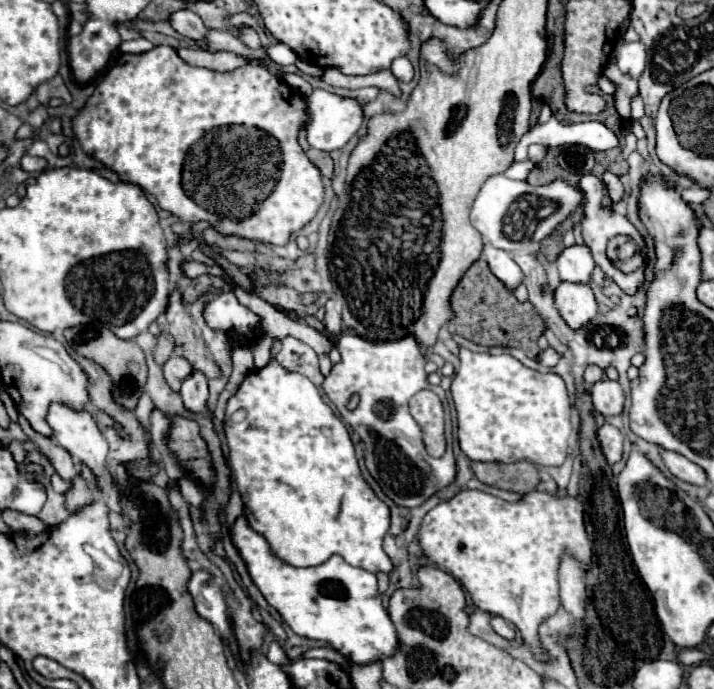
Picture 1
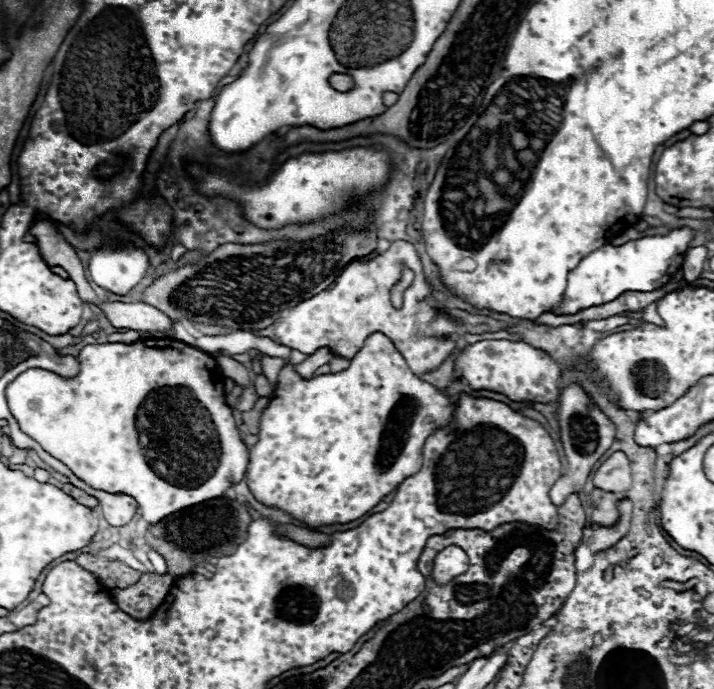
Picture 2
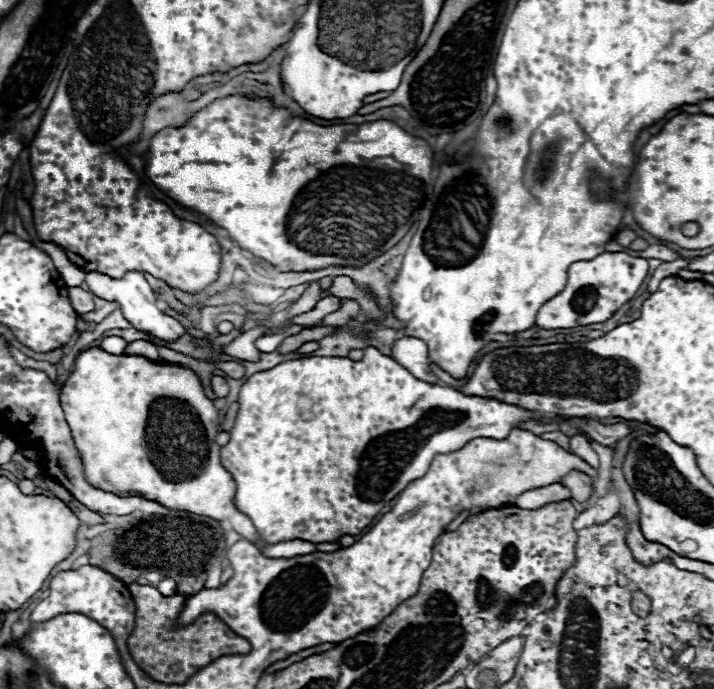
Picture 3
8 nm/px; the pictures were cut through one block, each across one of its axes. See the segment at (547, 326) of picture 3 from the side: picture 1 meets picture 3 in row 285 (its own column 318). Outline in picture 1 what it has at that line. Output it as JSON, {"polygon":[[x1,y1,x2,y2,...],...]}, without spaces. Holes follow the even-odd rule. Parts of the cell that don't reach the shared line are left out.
{"polygon":[[238,518,234,524,234,546,238,548,252,582,258,586,266,602,282,614,294,634,328,642,358,666,380,662,396,652,396,628,382,606,376,576,372,572,354,568,340,556,332,556,320,566,294,568,270,552,268,542,246,524,246,518]]}

